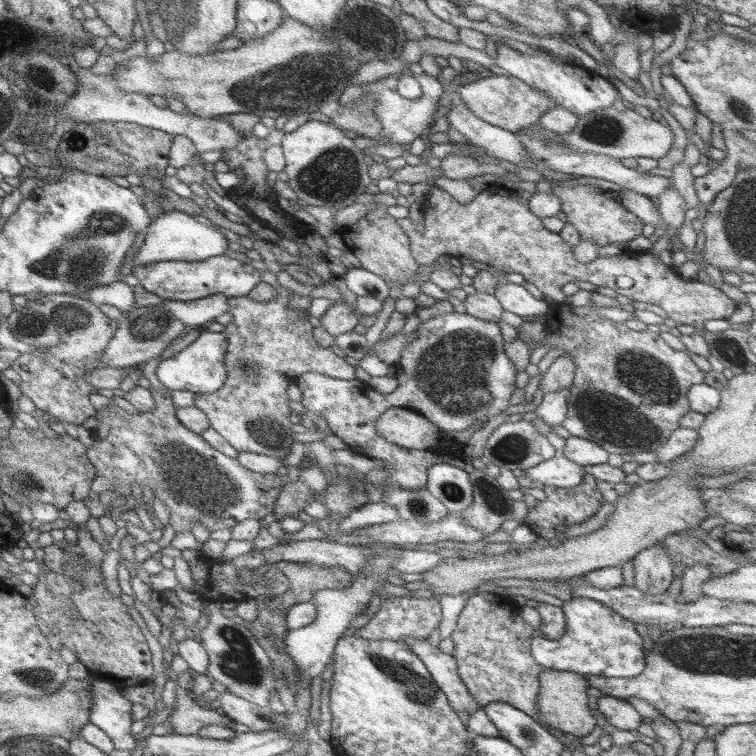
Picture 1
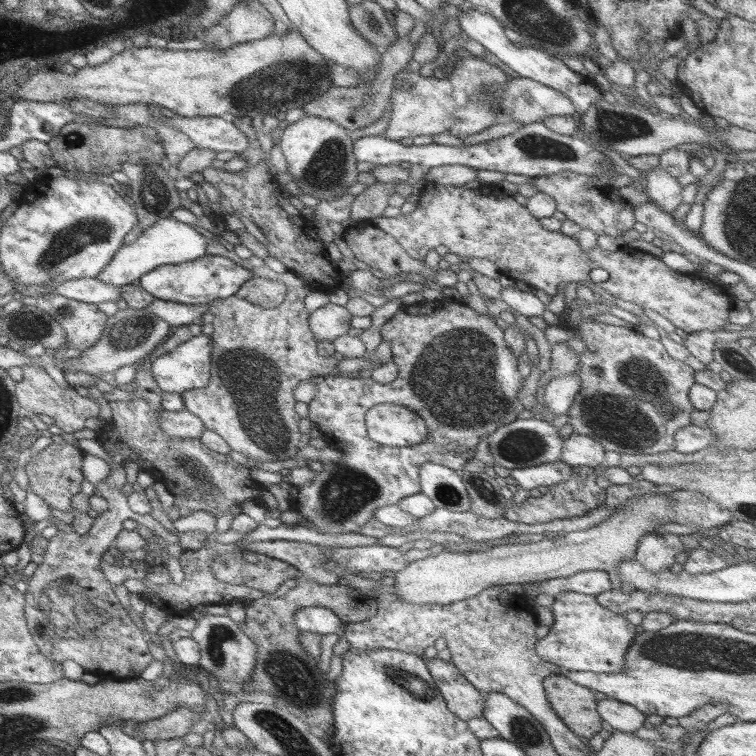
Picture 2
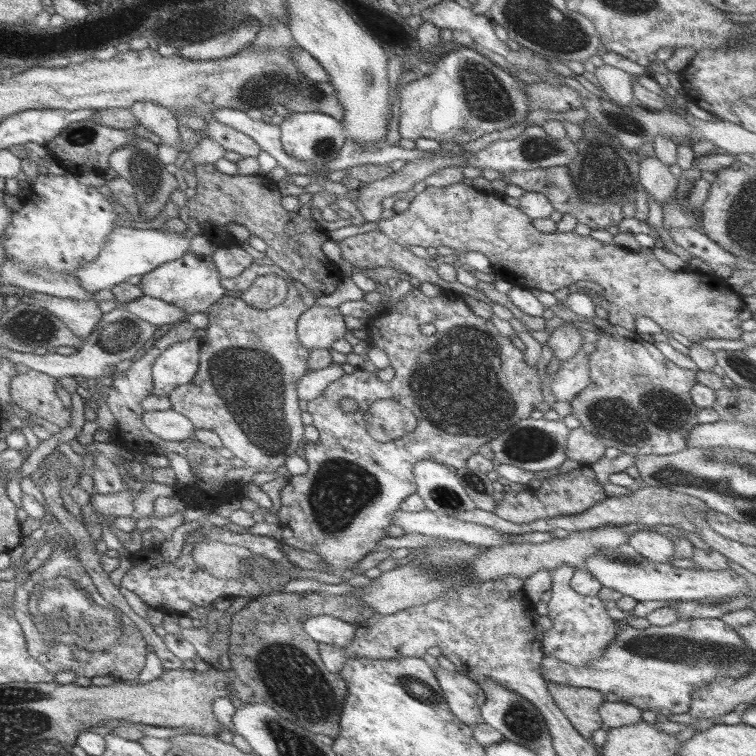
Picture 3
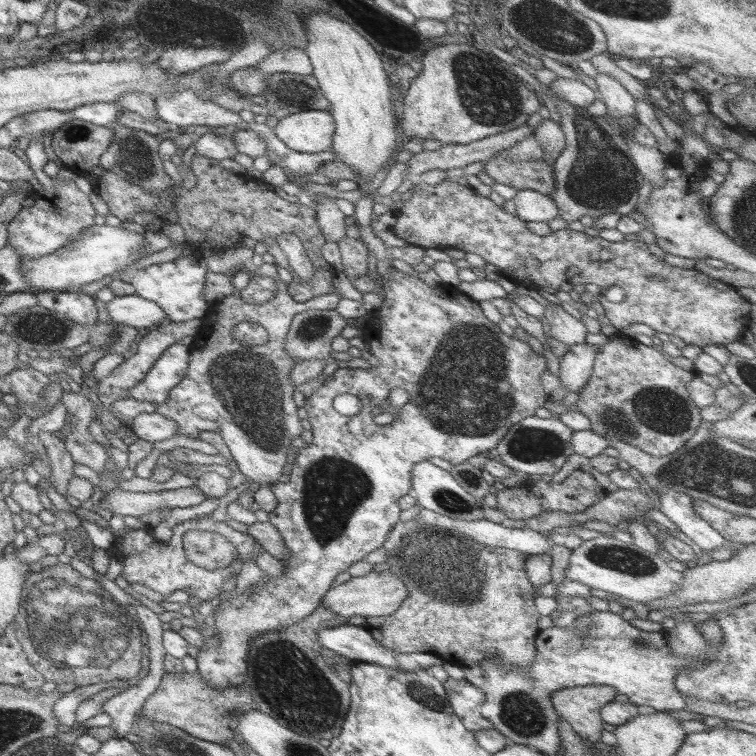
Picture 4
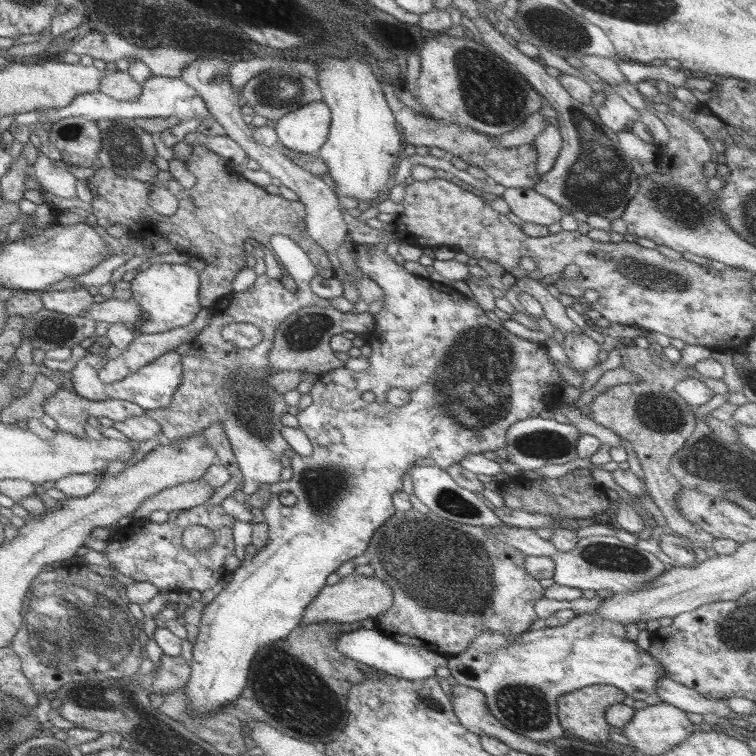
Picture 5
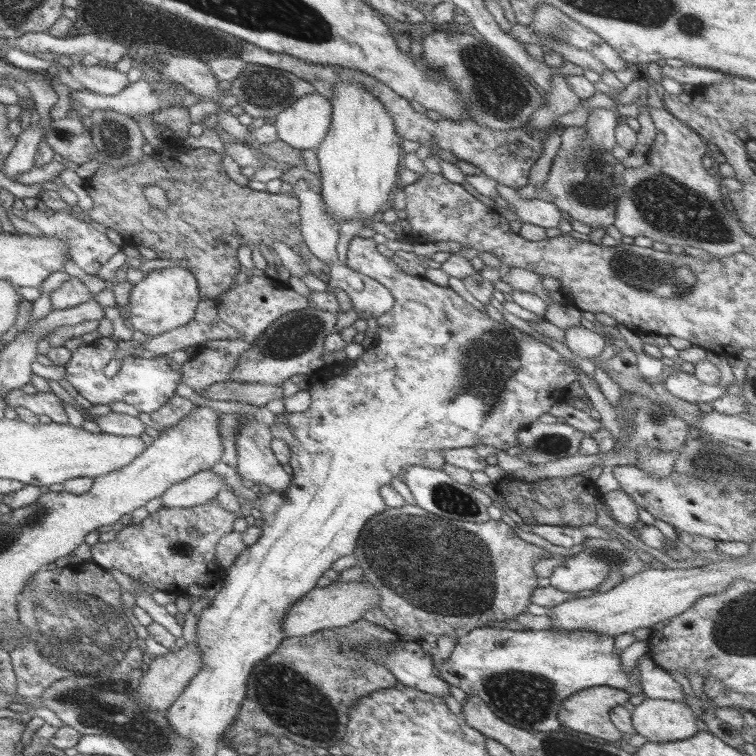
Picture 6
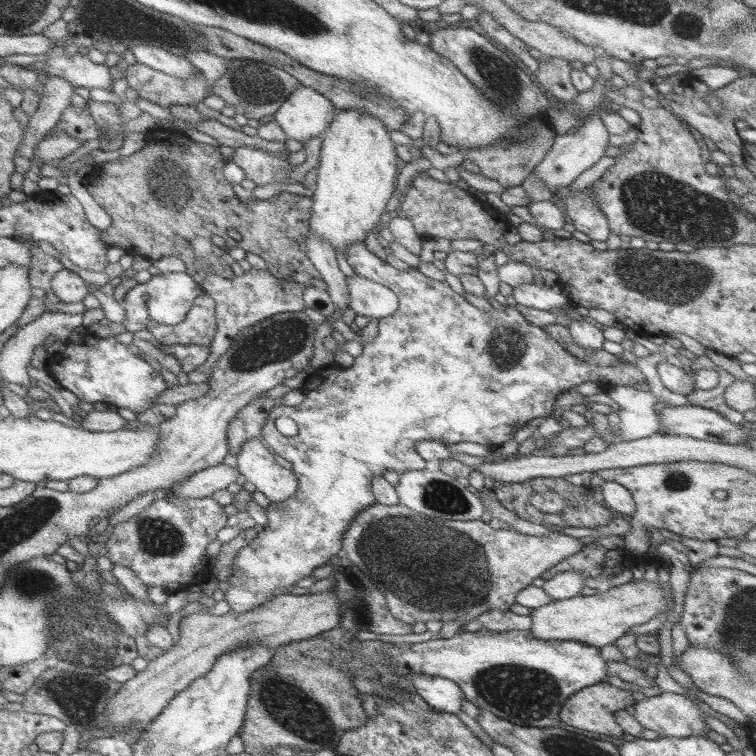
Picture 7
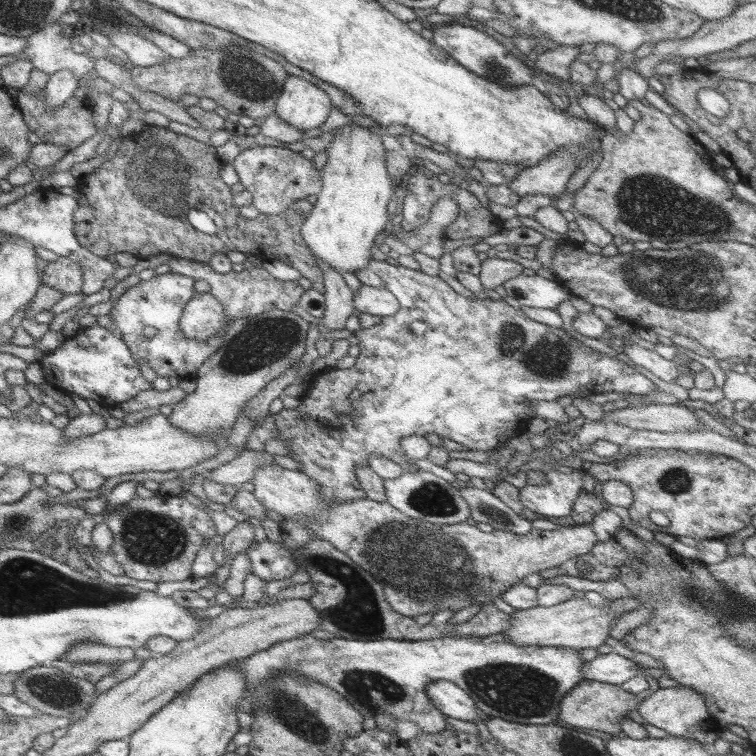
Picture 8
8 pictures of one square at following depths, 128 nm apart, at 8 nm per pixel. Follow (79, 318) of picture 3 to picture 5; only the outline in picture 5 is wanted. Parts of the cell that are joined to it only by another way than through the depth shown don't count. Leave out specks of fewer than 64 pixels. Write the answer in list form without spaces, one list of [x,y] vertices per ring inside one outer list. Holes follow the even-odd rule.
[[[79,287],[61,291],[40,291],[42,308],[65,316],[84,316],[92,305],[93,290]]]

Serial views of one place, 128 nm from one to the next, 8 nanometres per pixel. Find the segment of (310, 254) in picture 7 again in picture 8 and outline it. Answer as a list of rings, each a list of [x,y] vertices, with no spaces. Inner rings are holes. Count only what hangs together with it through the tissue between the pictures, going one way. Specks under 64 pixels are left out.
[[[316,259],[317,266],[322,274],[322,285],[324,296],[324,313],[320,317],[321,326],[329,330],[341,330],[349,316],[353,315],[352,292],[343,281],[341,273],[334,270],[332,266]]]

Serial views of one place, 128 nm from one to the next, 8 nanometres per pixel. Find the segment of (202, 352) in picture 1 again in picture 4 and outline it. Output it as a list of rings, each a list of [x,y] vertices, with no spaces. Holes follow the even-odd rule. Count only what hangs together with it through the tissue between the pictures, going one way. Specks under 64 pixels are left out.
[[[170,344],[151,365],[143,380],[127,391],[128,397],[141,402],[161,404],[171,388],[186,375],[188,356],[187,345]]]

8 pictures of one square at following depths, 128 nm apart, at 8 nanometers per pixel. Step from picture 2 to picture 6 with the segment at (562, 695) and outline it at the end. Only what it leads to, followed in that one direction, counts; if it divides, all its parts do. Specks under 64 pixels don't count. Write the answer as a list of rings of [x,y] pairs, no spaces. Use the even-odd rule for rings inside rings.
[[[591,687],[578,691],[574,695],[570,695],[566,700],[561,702],[560,709],[556,714],[561,728],[569,729],[580,733],[583,736],[594,737],[601,742],[616,741],[621,739],[619,732],[610,721],[609,711],[614,706],[621,706],[629,699],[627,692],[609,687]]]

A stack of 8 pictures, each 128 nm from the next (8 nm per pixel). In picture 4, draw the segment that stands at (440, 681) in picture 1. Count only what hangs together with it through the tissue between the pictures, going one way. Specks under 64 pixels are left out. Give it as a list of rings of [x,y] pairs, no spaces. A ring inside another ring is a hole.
[[[447,677],[442,682],[451,711],[460,718],[462,725],[472,733],[491,729],[491,723],[480,714],[484,692],[466,680]]]

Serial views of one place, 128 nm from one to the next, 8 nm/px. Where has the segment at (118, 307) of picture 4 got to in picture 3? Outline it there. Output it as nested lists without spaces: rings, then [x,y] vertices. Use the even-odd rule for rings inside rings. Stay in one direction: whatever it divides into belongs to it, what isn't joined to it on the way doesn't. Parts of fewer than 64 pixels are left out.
[[[142,295],[123,306],[142,321],[151,323],[160,329],[165,329],[186,319],[186,314],[176,306]]]

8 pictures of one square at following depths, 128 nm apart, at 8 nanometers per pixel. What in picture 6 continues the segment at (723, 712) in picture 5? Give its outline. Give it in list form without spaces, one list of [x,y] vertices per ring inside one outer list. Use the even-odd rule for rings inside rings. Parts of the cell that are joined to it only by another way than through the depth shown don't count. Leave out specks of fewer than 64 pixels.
[[[641,655],[636,660],[636,666],[639,670],[641,692],[645,699],[683,701],[686,704],[679,683],[673,681],[667,671],[656,667],[649,656]]]

